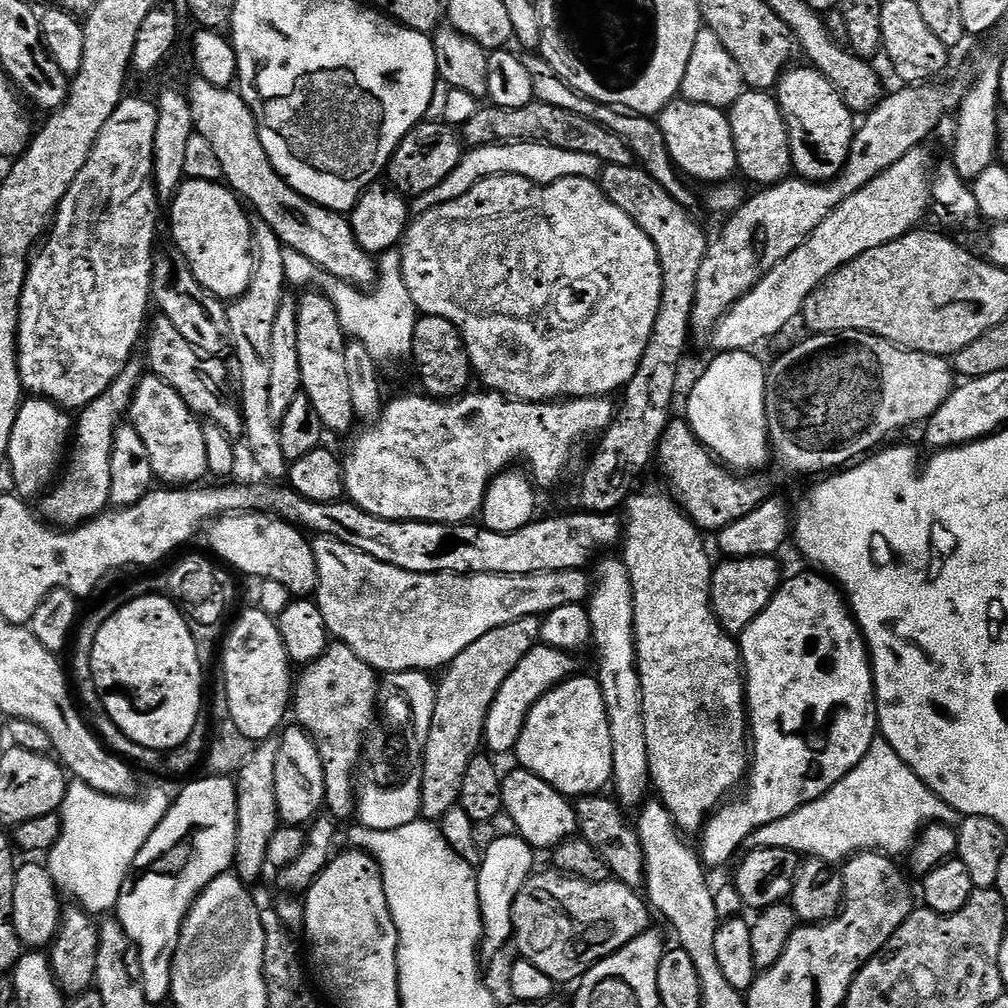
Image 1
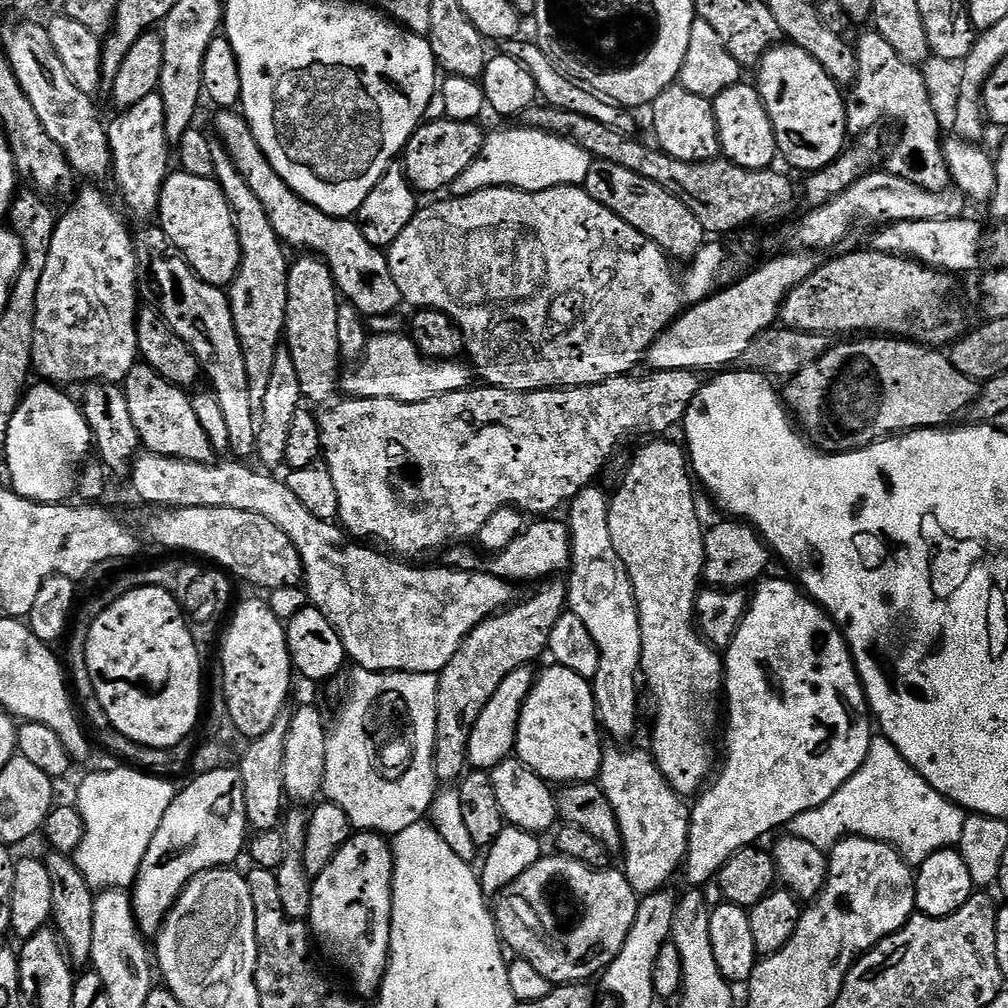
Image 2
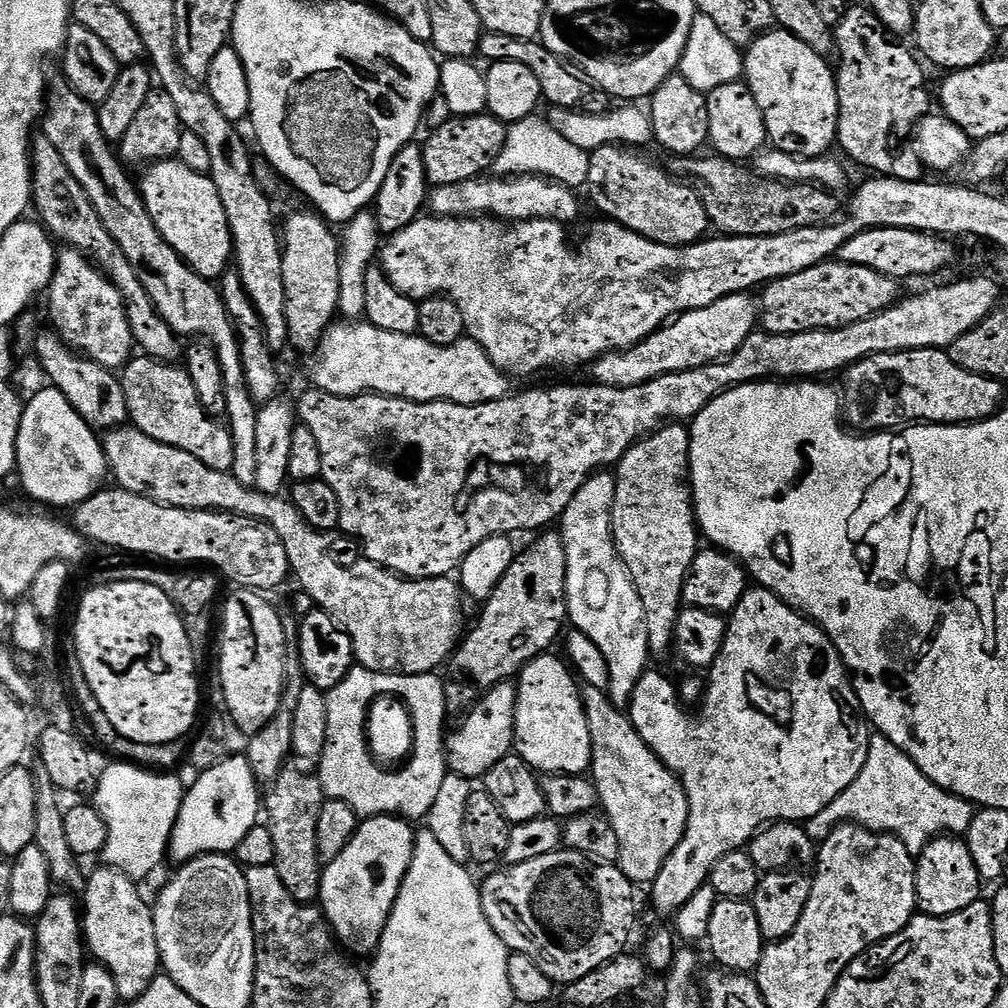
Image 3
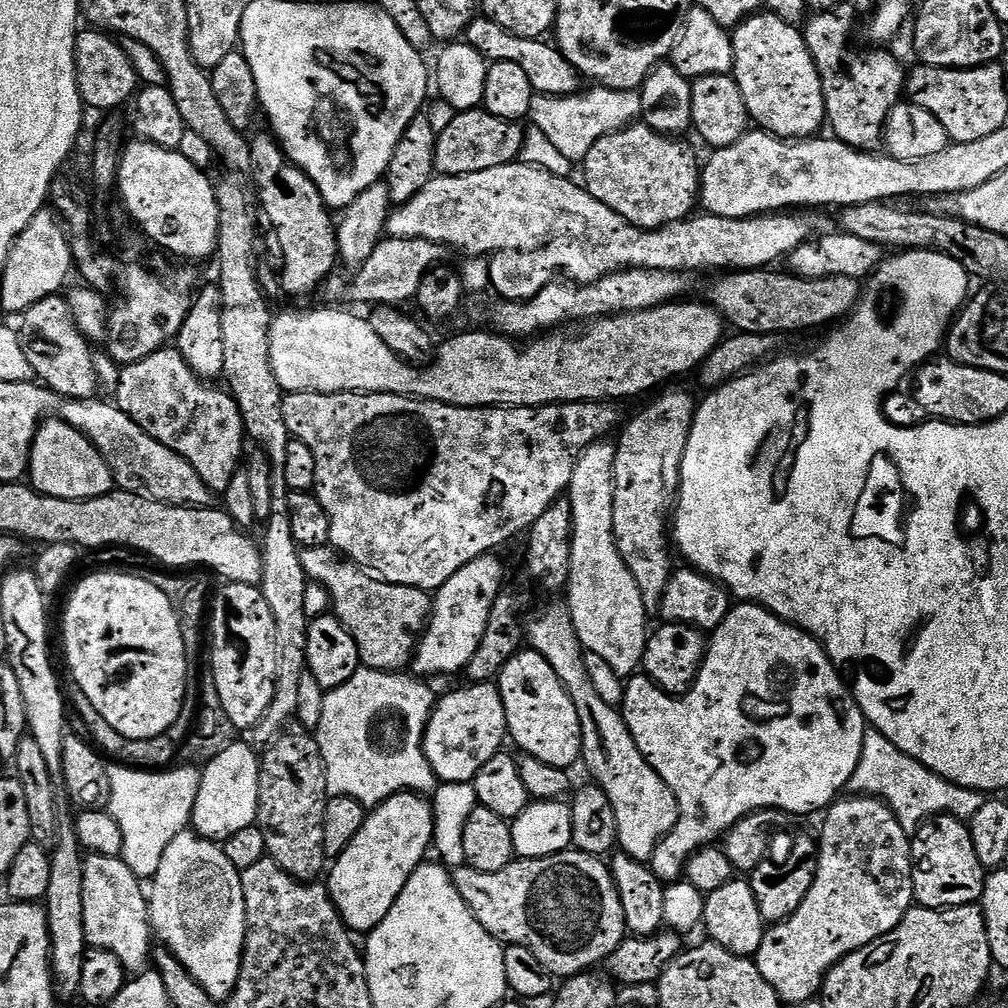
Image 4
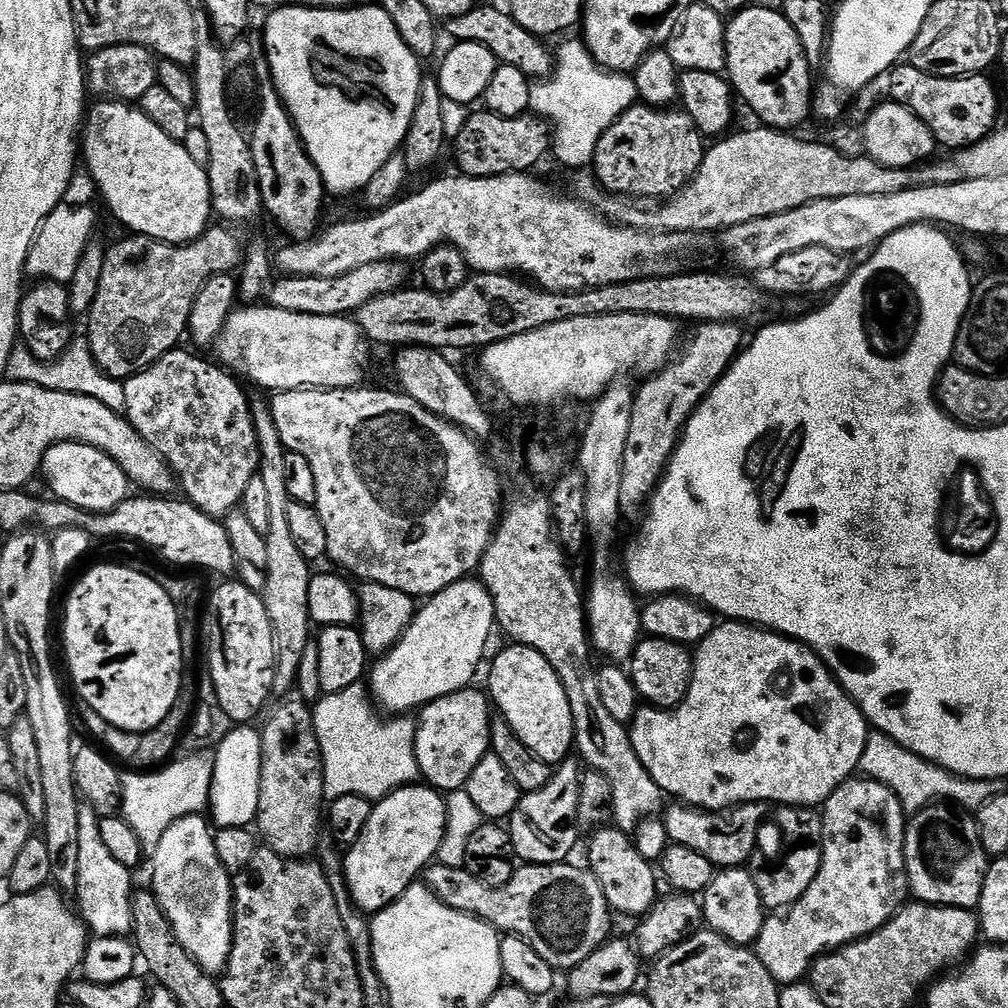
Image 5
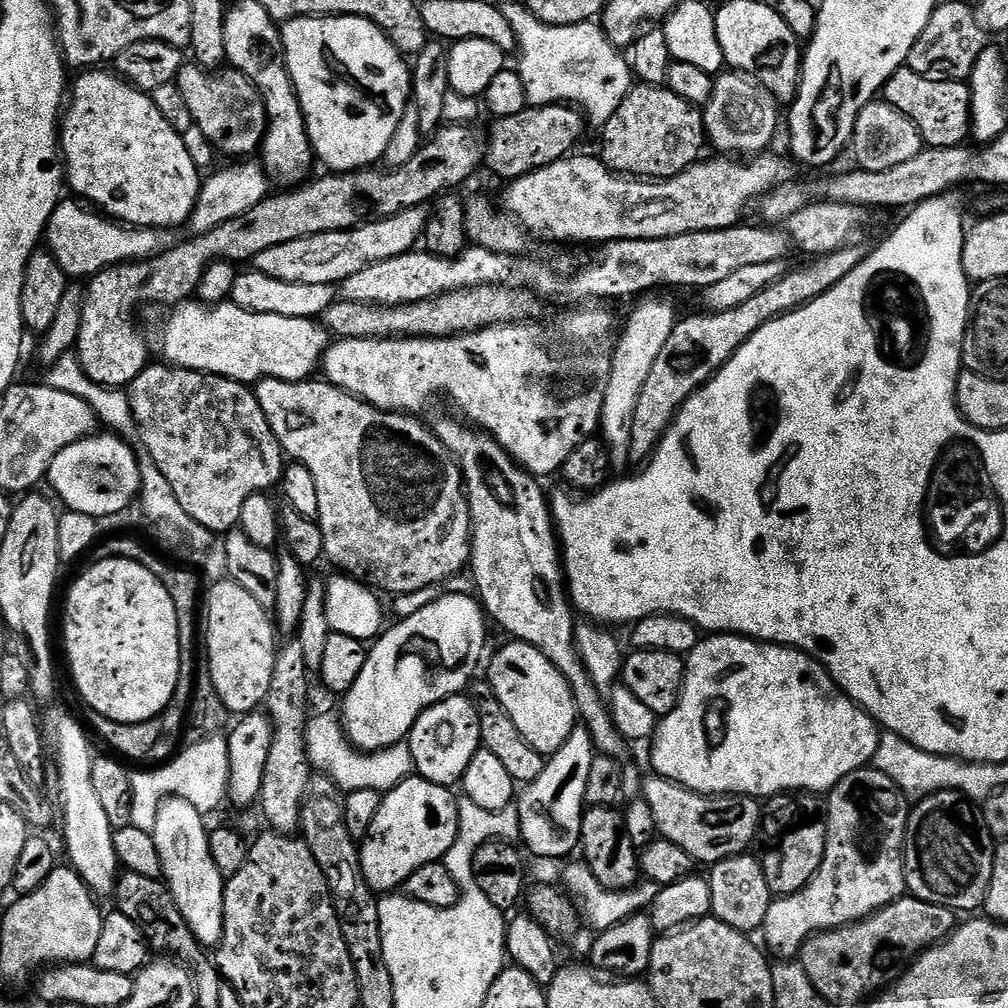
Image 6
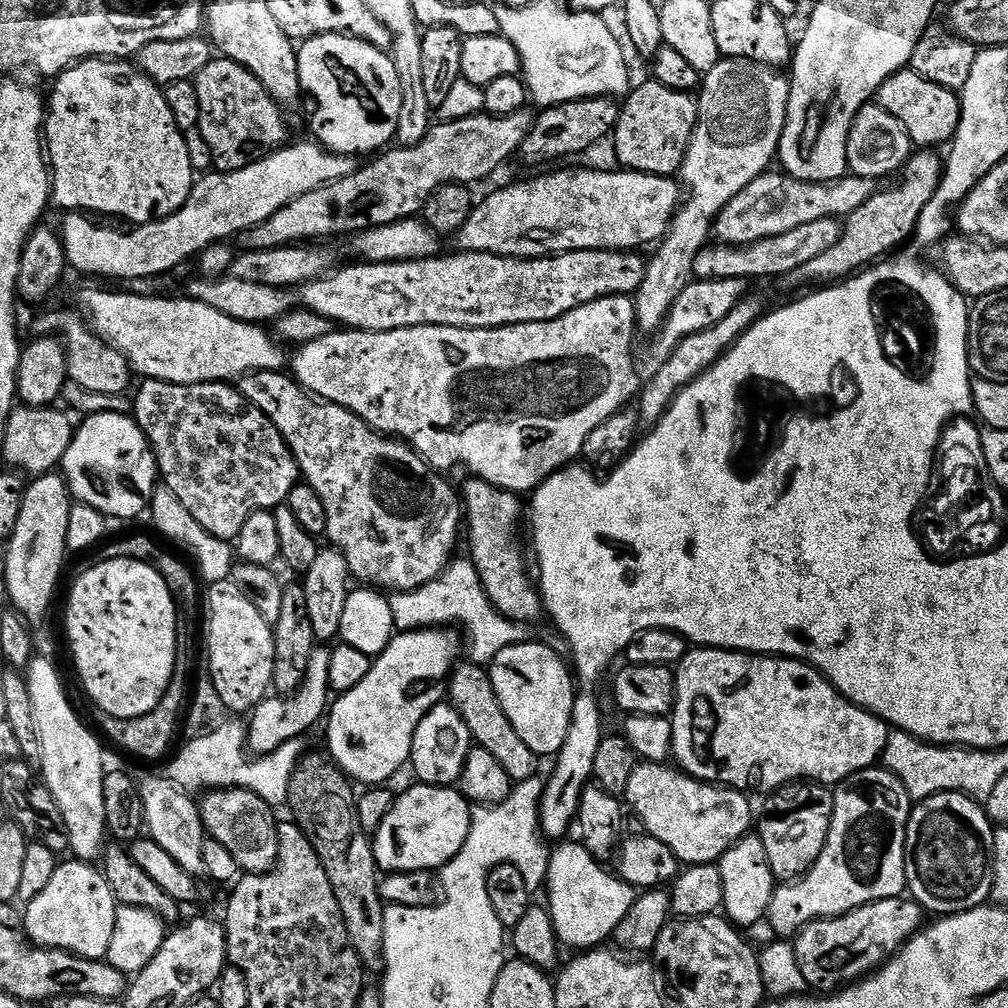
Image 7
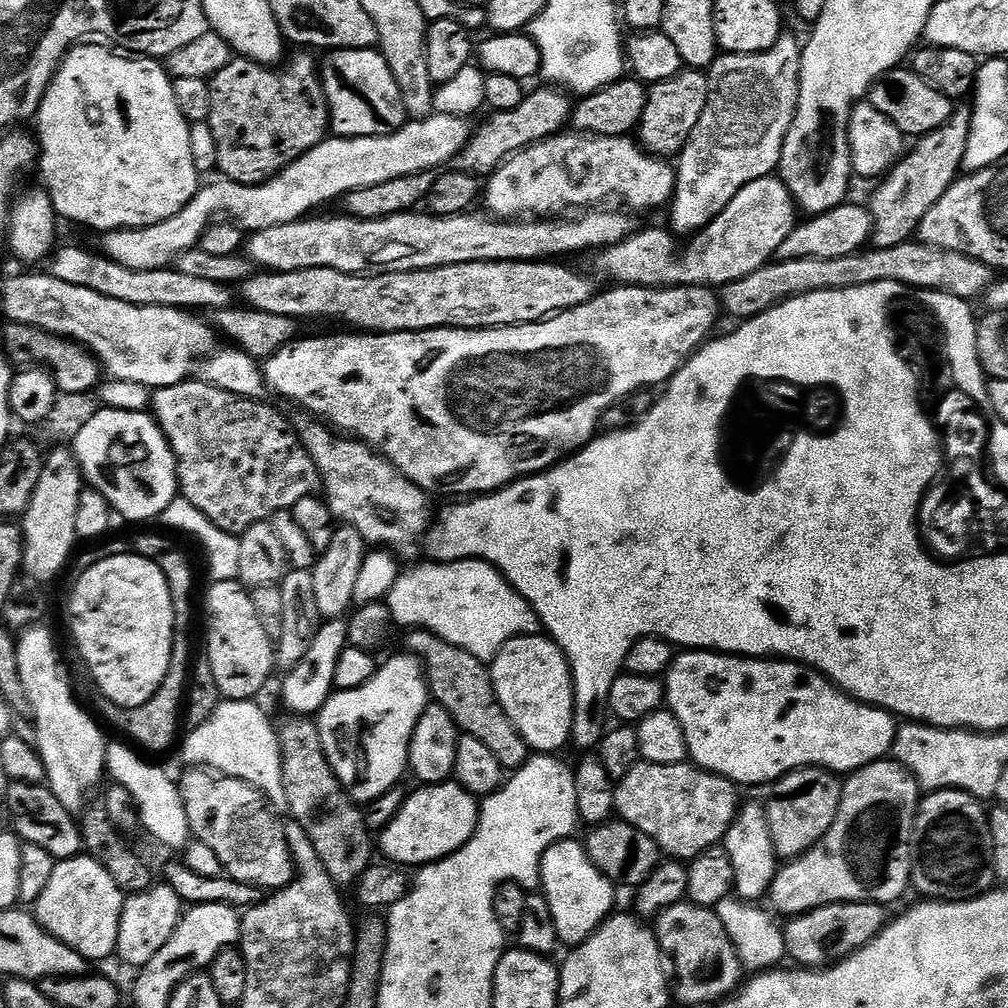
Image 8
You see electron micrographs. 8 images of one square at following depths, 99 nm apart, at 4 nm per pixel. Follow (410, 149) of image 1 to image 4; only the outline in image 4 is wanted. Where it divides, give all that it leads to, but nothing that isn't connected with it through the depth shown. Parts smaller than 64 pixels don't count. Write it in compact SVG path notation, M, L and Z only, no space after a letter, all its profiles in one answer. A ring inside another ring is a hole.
M480 106L468 111L457 111L454 122L450 122L450 126L446 126L446 130L442 130L436 137L436 171L442 176L461 176L478 174L494 166L515 164L520 160L525 131L523 123L503 120L485 112Z

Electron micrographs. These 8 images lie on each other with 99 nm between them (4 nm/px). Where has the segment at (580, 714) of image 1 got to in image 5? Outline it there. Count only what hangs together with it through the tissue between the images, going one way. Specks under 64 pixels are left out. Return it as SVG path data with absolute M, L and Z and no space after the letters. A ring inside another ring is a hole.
M515 642L507 646L509 648L502 649L493 658L492 669L488 672L487 691L491 703L498 709L499 715L506 718L512 733L532 751L532 755L542 762L559 766L569 759L576 738L570 698L566 698L566 690L554 666L550 666L538 650Z

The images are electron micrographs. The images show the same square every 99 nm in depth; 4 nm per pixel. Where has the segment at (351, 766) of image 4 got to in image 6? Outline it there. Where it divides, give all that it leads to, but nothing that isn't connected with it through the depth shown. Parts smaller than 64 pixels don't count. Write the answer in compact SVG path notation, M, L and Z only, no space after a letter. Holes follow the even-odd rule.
M313 715L309 719L306 730L306 750L308 751L308 761L312 763L313 769L317 773L329 776L340 787L340 791L345 794L354 790L378 790L383 794L389 792L391 788L398 787L414 772L412 755L407 743L401 742L389 748L383 748L380 752L362 752L348 740L348 735L344 732L344 725L337 717L335 720L332 716Z

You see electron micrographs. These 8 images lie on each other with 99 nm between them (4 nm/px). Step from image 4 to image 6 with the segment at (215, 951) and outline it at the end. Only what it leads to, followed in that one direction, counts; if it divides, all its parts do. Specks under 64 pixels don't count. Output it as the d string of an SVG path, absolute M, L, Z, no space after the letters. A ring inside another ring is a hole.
M173 796L160 805L151 836L161 856L163 879L178 910L182 910L182 918L186 918L186 926L190 926L194 938L198 938L200 944L216 946L219 945L224 929L226 877L220 873L218 866L214 866L214 858L210 858L210 828L209 825L204 825L204 820L205 817L194 810L190 802Z

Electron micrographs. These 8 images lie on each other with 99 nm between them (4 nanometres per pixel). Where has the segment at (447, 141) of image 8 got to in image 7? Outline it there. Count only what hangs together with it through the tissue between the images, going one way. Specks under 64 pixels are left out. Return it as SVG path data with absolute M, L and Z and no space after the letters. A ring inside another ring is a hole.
M319 143L296 144L285 146L269 155L263 156L258 162L246 166L242 170L233 172L209 171L209 176L204 176L192 185L192 192L185 202L174 214L161 220L151 220L149 224L133 227L133 232L119 232L116 228L99 228L93 217L88 214L65 215L62 239L64 253L69 265L88 276L109 276L112 280L152 280L156 276L164 276L167 272L175 270L179 264L184 264L188 259L199 257L211 244L231 241L239 237L240 233L248 228L274 218L278 210L294 198L302 198L302 194L310 194L310 190L318 190L323 184L346 178L357 172L358 164L351 156L340 156L337 152L330 152Z

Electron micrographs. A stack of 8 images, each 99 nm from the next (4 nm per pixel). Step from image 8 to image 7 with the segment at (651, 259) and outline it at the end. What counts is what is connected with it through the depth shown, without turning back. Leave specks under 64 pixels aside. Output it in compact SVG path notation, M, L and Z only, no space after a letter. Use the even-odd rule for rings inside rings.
M769 170L750 182L746 190L739 192L721 210L714 221L714 236L719 243L743 246L762 238L786 234L797 226L807 226L809 222L818 222L822 218L840 220L854 214L854 210L858 210L858 206L862 206L862 202L866 202L877 191L877 181L851 174L831 184L815 184L796 180L780 170Z

